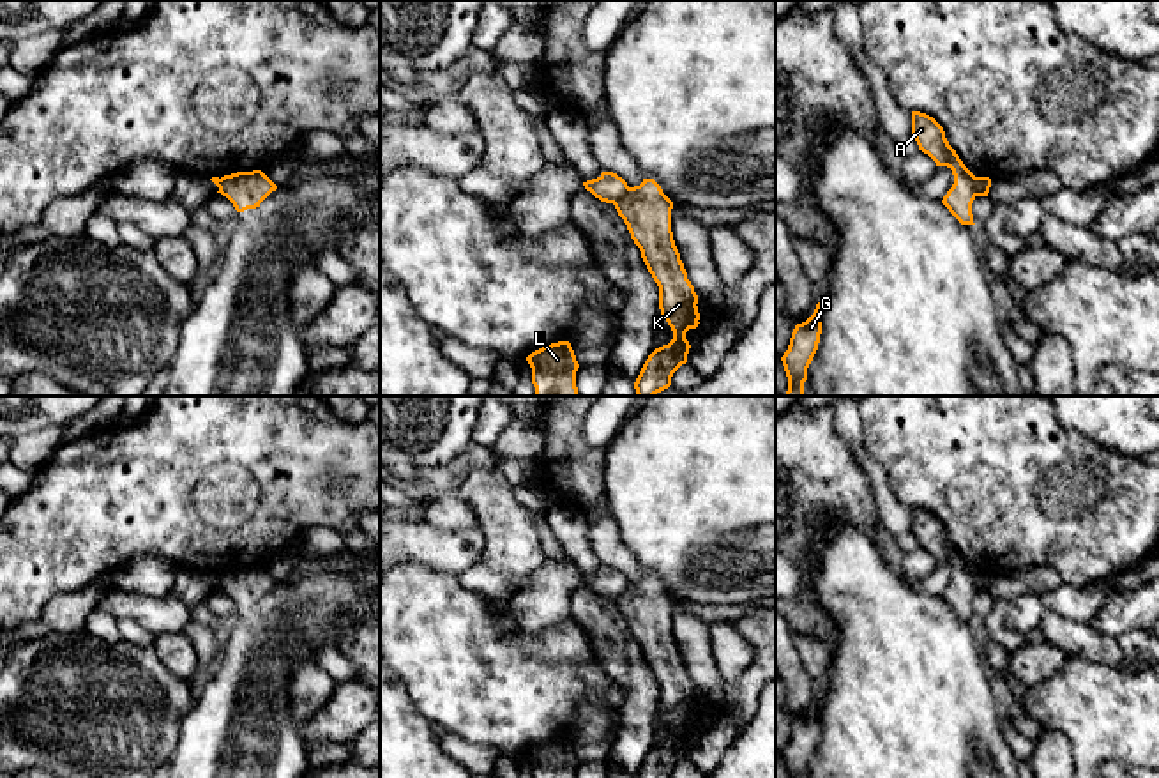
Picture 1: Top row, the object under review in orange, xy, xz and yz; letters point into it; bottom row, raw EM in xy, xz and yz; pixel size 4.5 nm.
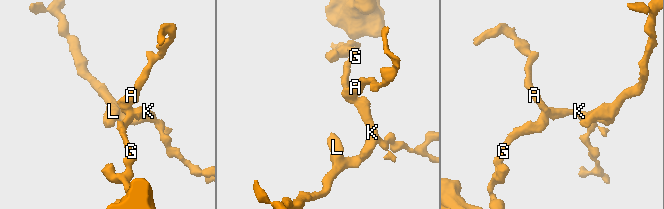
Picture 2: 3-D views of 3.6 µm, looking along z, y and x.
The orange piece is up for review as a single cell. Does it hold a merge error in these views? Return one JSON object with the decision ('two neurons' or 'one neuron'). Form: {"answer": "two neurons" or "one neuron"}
{"answer": "two neurons"}

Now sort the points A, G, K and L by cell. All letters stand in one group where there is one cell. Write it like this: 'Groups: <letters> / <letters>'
Groups: A G / K L

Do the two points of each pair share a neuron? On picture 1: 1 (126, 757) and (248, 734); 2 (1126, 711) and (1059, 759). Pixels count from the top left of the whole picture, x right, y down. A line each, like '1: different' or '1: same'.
1: different
2: different

